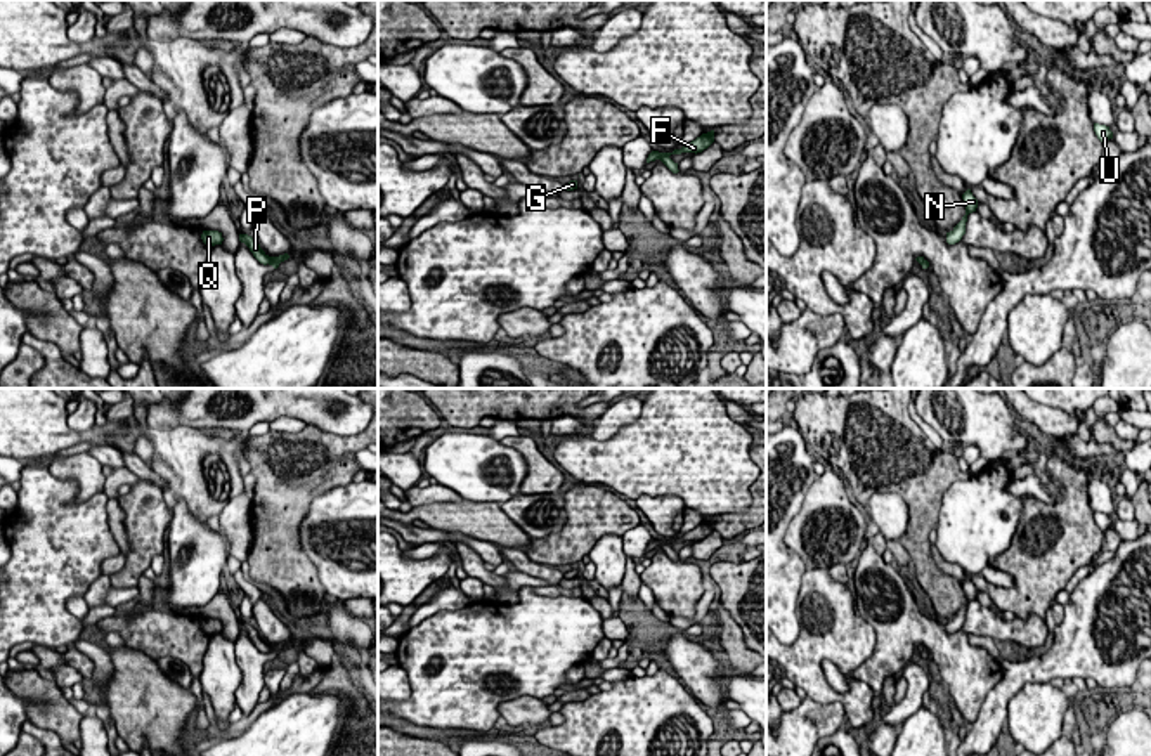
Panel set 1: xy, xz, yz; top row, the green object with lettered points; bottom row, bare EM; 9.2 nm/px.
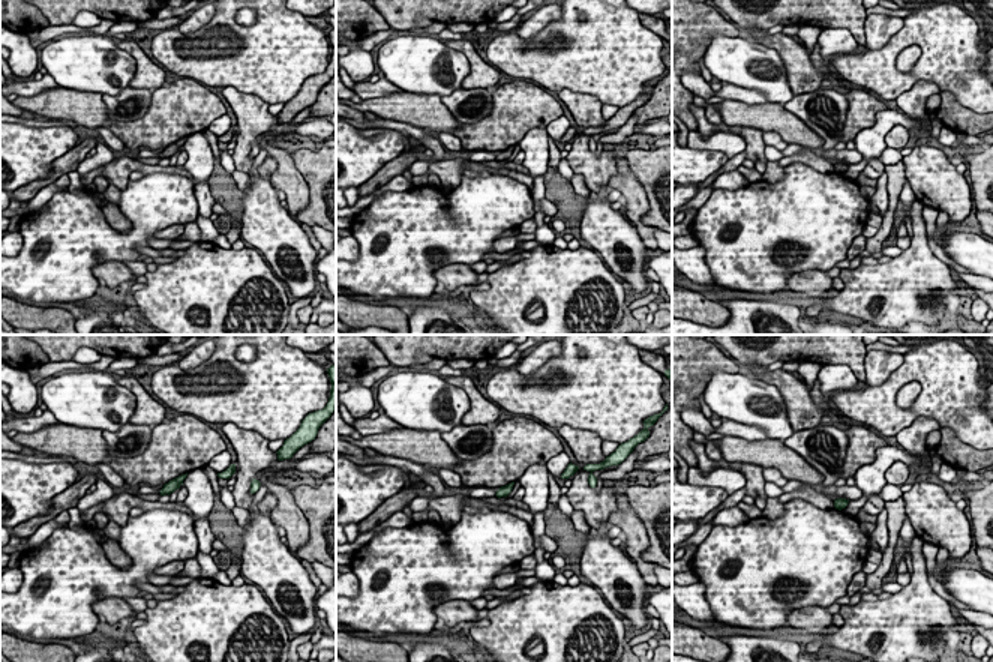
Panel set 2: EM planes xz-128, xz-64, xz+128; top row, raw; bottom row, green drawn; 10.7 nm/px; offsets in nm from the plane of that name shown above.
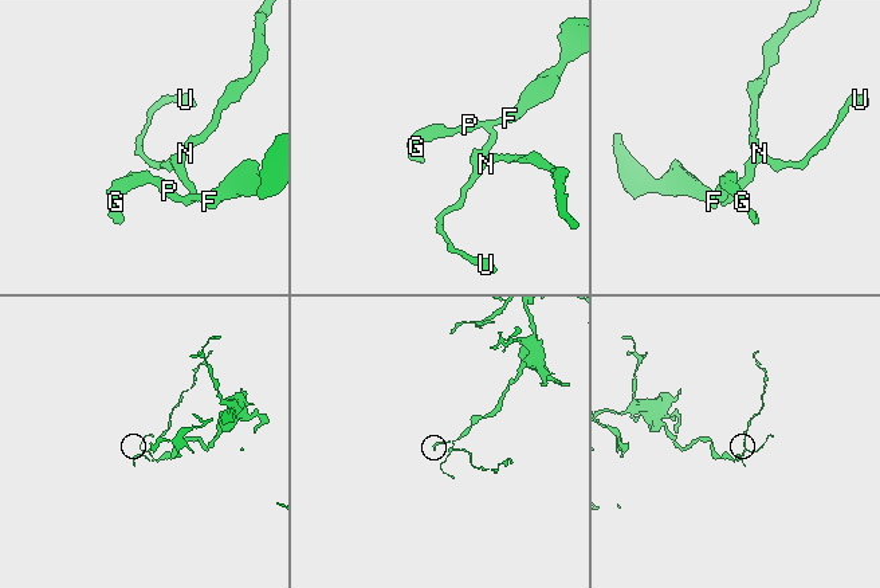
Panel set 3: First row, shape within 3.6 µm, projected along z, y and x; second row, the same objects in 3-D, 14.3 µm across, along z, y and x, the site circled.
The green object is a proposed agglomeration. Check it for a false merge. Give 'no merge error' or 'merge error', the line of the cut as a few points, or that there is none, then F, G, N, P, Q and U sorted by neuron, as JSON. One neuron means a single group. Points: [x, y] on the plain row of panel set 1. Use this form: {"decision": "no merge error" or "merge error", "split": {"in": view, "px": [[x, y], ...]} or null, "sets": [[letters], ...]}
{"decision": "merge error", "split": {"in": "xy", "px": [[279, 649], [271, 652]]}, "sets": [["F", "G", "P", "Q"], ["N", "U"]]}

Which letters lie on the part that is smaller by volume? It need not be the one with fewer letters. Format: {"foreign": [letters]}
{"foreign": ["N", "U"]}

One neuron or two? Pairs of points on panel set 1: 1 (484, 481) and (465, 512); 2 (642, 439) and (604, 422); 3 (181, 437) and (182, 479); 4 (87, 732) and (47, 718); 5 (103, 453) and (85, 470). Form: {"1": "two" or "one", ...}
{"1": "two", "2": "two", "3": "one", "4": "two", "5": "two"}

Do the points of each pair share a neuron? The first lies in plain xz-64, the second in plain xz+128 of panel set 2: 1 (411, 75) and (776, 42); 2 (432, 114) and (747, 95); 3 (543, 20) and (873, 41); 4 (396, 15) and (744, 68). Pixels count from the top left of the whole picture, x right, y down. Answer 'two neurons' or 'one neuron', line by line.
1: two neurons
2: two neurons
3: one neuron
4: two neurons

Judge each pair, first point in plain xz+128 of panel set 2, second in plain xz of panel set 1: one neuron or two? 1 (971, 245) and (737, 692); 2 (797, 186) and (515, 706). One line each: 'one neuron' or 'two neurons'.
1: one neuron
2: two neurons

